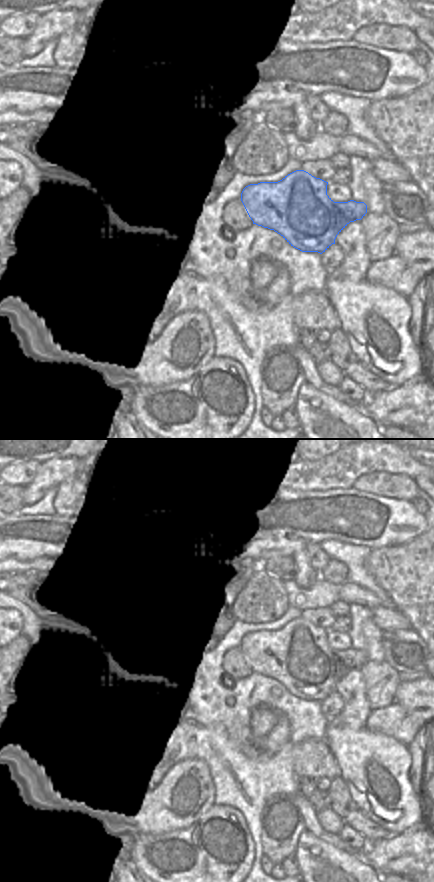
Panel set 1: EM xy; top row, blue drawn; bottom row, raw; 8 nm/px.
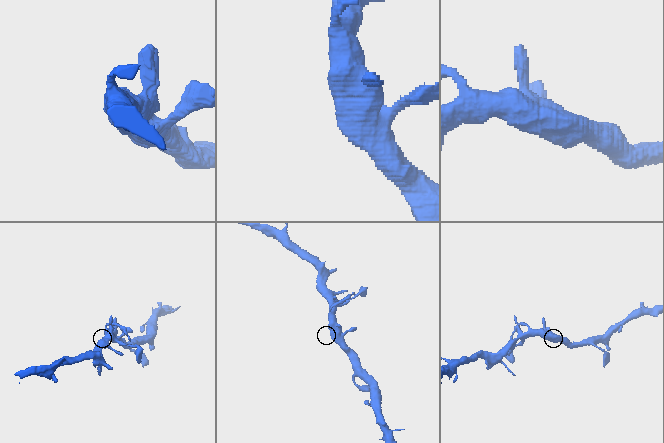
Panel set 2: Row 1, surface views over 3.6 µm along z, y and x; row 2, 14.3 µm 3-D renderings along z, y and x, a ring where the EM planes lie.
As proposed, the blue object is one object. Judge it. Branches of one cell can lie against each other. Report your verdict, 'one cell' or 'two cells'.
one cell

